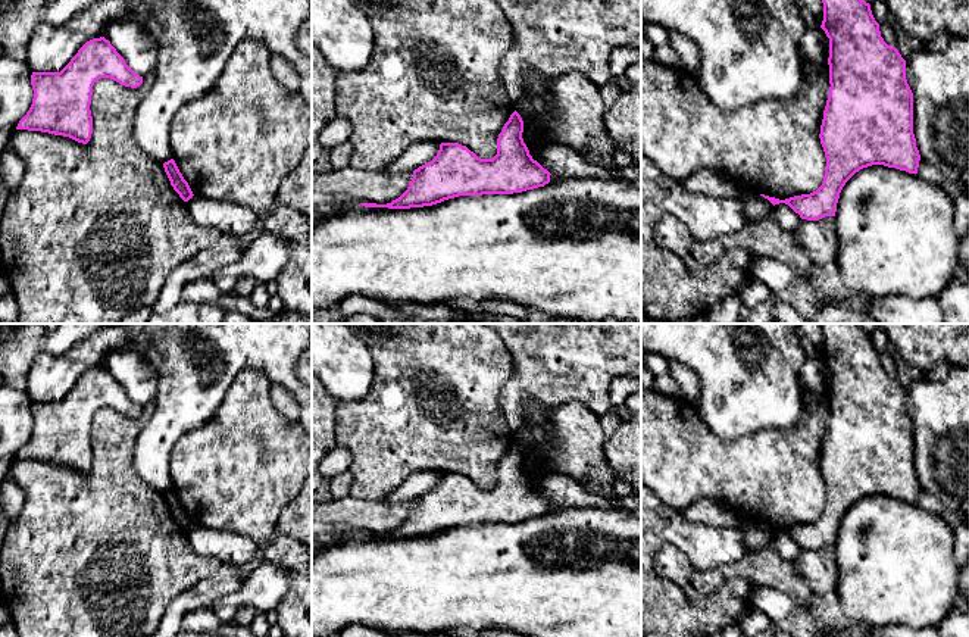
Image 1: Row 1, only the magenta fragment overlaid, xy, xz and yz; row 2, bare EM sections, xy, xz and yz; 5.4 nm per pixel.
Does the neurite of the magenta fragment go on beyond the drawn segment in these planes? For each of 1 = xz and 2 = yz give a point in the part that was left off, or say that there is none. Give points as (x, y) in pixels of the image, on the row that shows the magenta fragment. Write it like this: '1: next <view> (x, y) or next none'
1: next none
2: next none

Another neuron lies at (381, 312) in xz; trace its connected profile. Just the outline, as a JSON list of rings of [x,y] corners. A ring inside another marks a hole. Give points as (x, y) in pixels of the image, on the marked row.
[[[360,294],[347,296],[340,303],[340,310],[343,318],[351,315],[368,315],[376,324],[426,324],[418,316],[412,316],[391,307],[388,303]]]

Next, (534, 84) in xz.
[[[531,69],[526,74],[526,94],[538,96],[547,91],[547,85],[543,82],[540,75]]]

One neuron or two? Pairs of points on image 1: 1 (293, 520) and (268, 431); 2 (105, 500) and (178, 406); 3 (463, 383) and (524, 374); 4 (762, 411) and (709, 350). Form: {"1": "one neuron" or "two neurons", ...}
{"1": "two neurons", "2": "two neurons", "3": "two neurons", "4": "one neuron"}

